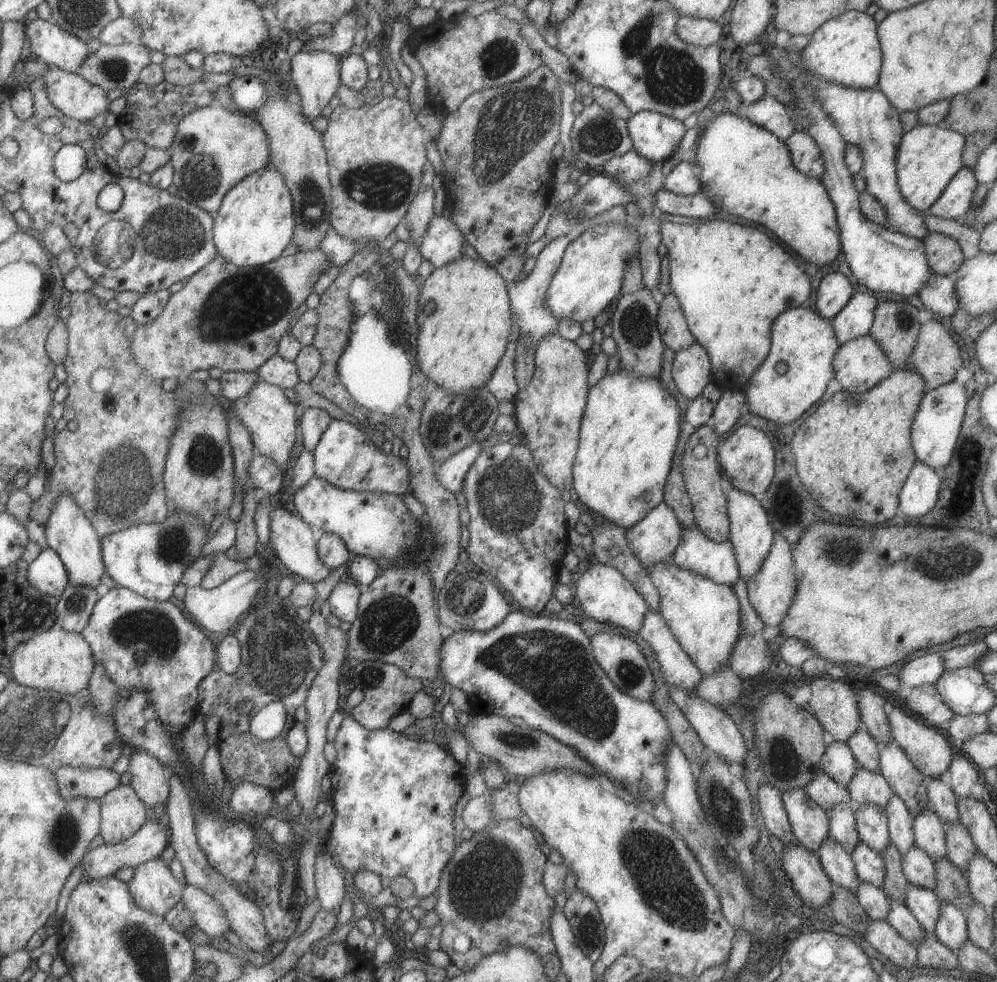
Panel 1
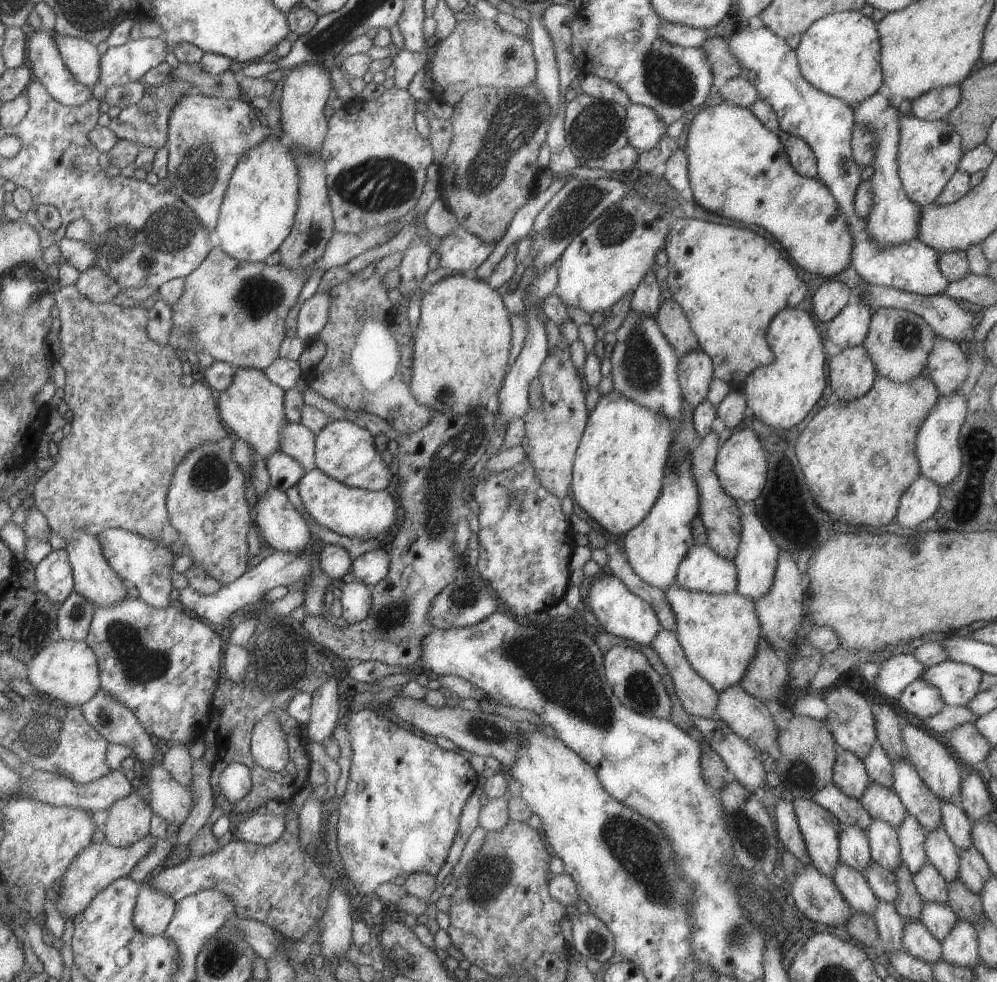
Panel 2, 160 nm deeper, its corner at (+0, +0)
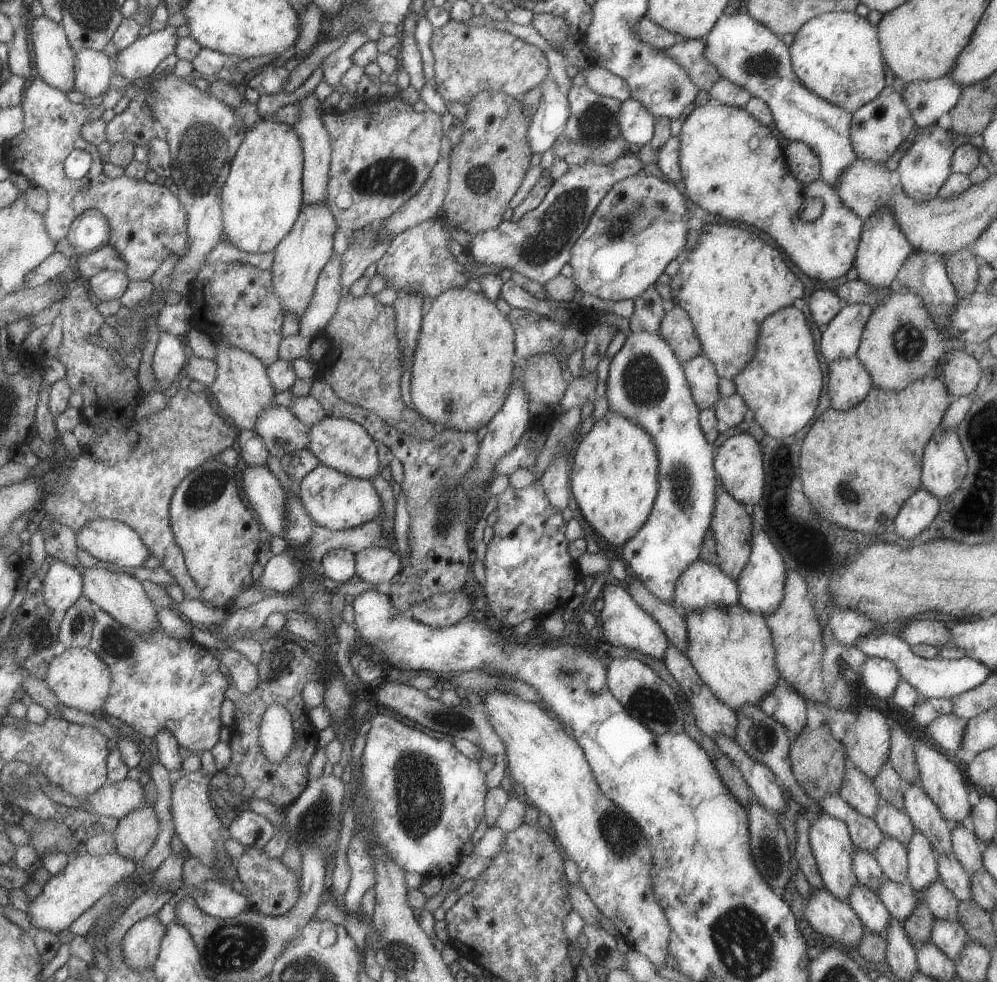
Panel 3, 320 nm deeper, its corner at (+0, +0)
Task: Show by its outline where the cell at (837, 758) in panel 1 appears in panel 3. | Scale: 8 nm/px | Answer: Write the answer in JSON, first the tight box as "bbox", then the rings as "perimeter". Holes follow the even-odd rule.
{"bbox":[840,760,879,819],"perimeter":[[[847,760],[840,786],[840,797],[859,814],[872,819],[875,816],[879,797],[874,782]]]}

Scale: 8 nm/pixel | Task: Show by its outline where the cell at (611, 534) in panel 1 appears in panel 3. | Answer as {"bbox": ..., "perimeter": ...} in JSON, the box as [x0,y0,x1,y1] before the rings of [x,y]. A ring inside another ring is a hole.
{"bbox":[625,580,688,653],"perimeter":[[[629,580],[625,585],[633,600],[661,627],[663,634],[668,638],[669,644],[673,645],[680,653],[687,652],[688,638],[685,618],[673,604],[660,601],[653,596],[641,582]]]}

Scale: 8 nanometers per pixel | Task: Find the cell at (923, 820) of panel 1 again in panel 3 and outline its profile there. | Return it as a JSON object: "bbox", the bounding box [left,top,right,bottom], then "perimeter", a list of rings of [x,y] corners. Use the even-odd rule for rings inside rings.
{"bbox":[936,854,971,902],"perimeter":[[[954,854],[936,855],[938,878],[942,885],[956,898],[957,902],[971,901],[970,874]]]}

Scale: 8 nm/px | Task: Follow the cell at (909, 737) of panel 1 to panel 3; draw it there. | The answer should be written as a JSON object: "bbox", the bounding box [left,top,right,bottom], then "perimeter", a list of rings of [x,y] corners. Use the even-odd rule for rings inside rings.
{"bbox":[914,742,972,825],"perimeter":[[[914,742],[914,757],[918,770],[918,784],[922,791],[933,801],[941,816],[949,824],[961,825],[961,821],[966,816],[969,816],[972,808],[967,801],[969,784],[966,778],[963,778],[961,770],[950,759],[947,760],[947,757],[945,758],[944,754],[939,750],[933,750],[925,742]]]}

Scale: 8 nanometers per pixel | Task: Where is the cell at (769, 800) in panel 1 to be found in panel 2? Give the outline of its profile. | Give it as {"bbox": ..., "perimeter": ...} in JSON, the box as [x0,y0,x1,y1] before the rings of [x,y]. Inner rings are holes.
{"bbox":[773,800,811,865],"perimeter":[[[779,800],[776,803],[774,815],[773,824],[782,848],[793,854],[799,865],[809,865],[811,859],[799,832],[792,803]]]}

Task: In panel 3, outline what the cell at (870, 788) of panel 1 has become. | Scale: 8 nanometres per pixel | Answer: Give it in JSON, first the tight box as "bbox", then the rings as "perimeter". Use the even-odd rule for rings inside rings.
{"bbox":[872,799,915,848],"perimeter":[[[881,799],[872,819],[884,837],[898,840],[905,848],[915,832],[911,819],[905,812],[897,810]]]}

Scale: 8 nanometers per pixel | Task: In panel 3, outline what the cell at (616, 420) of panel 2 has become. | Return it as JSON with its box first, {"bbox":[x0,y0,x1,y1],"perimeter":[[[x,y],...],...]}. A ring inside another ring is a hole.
{"bbox":[570,411,657,547],"perimeter":[[[607,411],[574,446],[570,491],[587,524],[609,546],[621,547],[643,526],[657,489],[657,455],[651,437],[626,418]]]}

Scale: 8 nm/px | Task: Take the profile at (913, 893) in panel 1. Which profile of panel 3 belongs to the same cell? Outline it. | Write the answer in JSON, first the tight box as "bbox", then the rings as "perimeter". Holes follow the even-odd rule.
{"bbox":[930,919,969,961],"perimeter":[[[933,919],[930,941],[947,958],[955,961],[961,949],[969,942],[965,929],[957,921],[940,921]]]}

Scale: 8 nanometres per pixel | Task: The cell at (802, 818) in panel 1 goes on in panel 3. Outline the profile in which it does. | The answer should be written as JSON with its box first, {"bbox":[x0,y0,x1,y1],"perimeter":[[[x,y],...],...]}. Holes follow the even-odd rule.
{"bbox":[808,812,858,904],"perimeter":[[[822,812],[819,816],[811,818],[808,841],[824,888],[828,890],[831,896],[839,899],[839,902],[848,904],[848,896],[854,886],[858,884],[858,880],[852,870],[851,861],[854,844],[850,841],[847,827],[841,821]]]}

